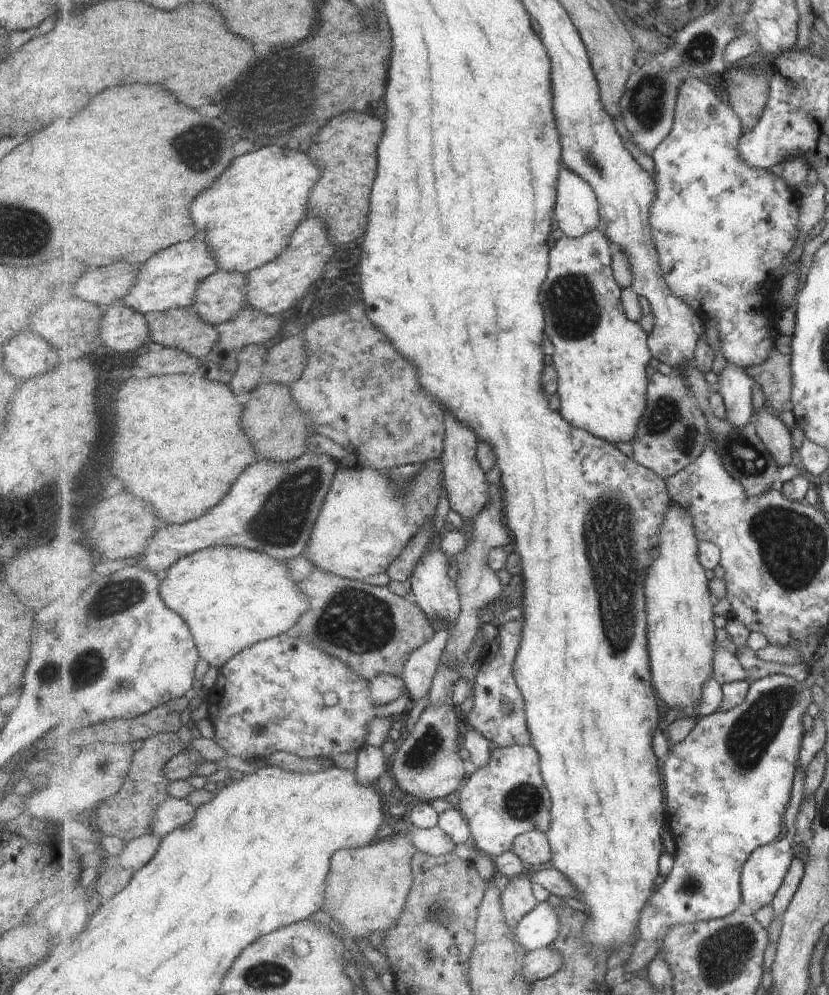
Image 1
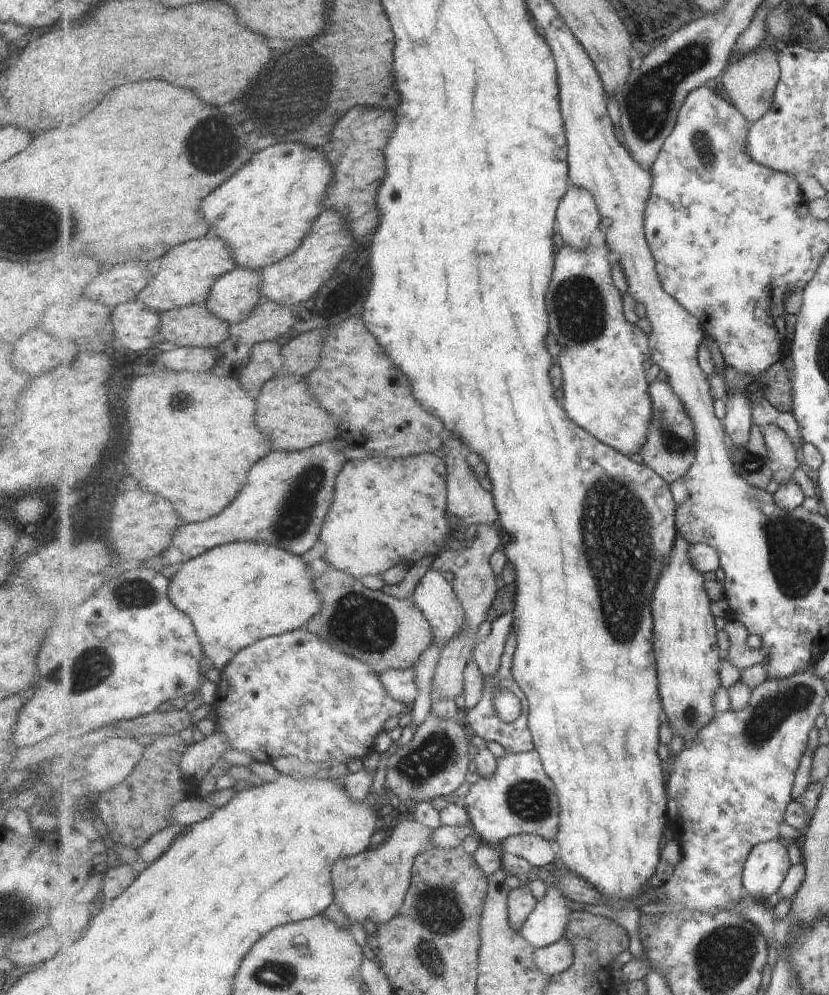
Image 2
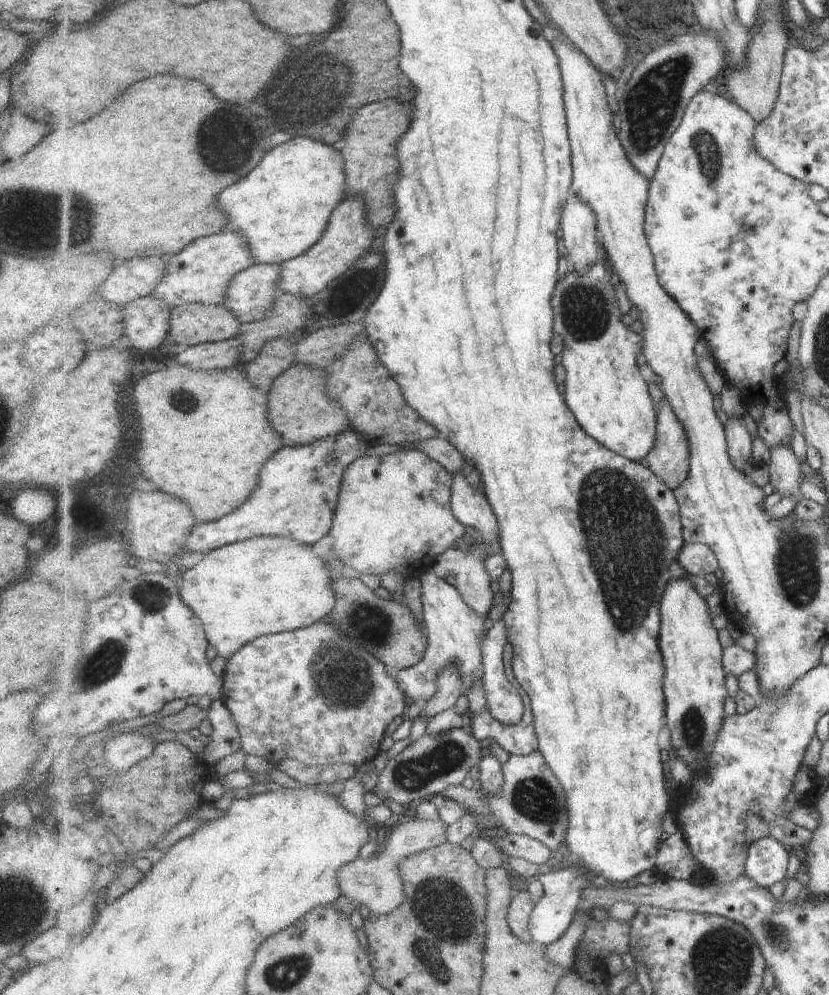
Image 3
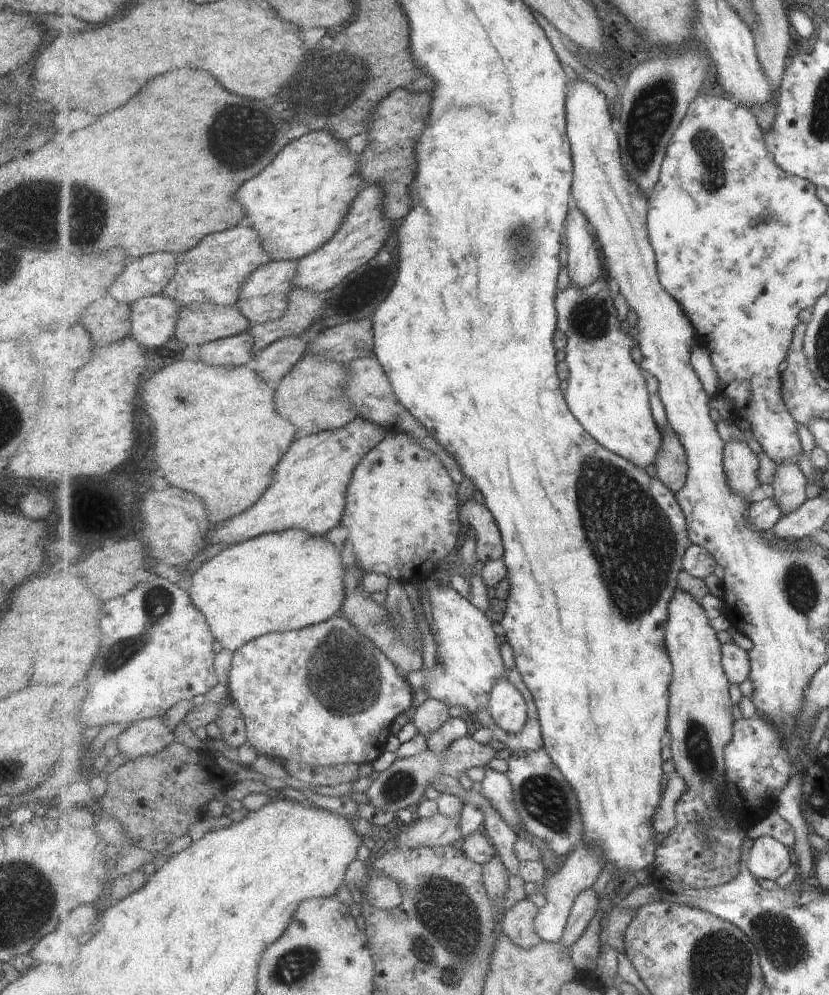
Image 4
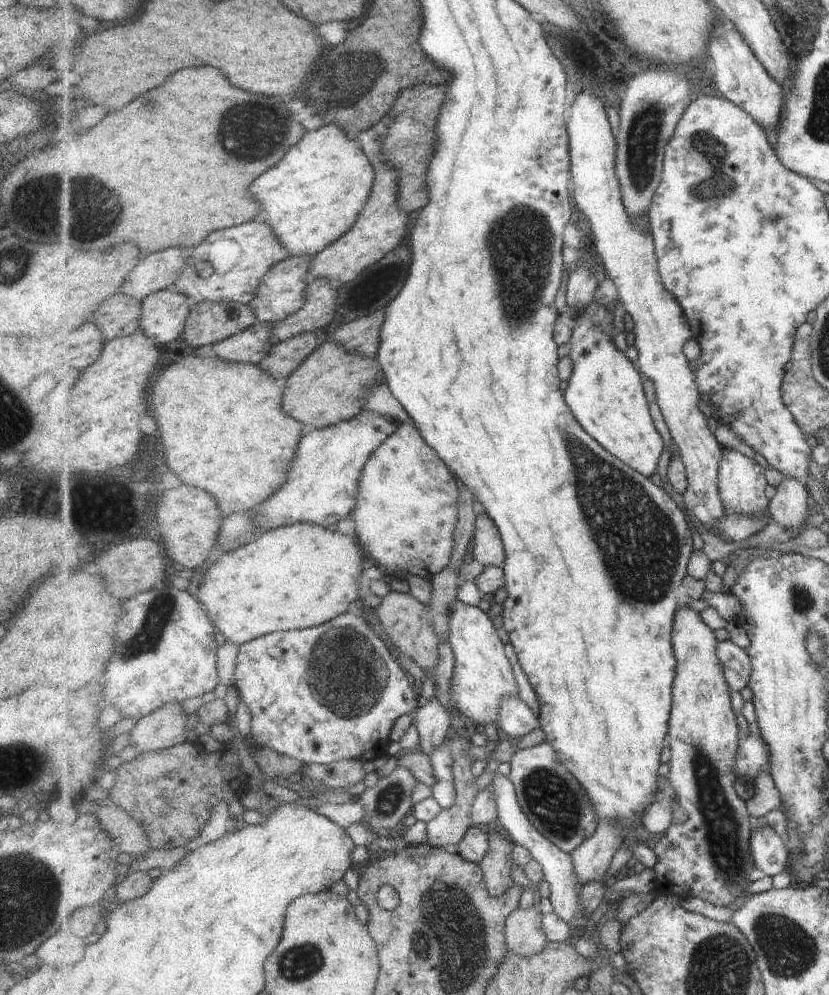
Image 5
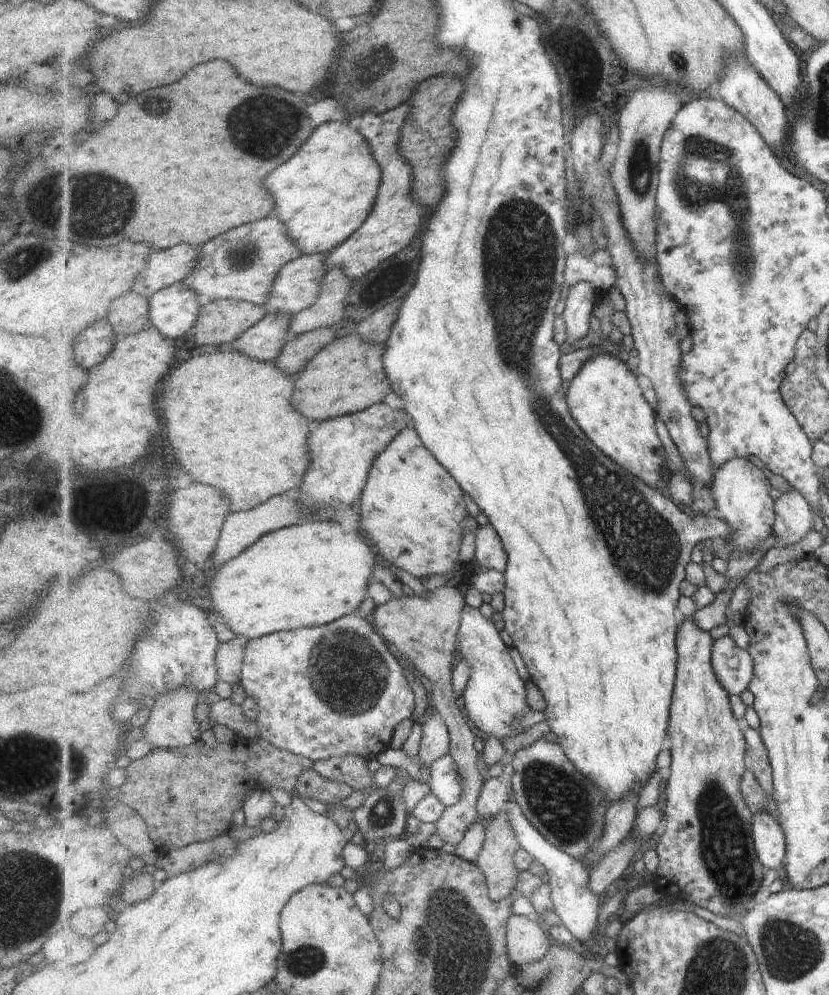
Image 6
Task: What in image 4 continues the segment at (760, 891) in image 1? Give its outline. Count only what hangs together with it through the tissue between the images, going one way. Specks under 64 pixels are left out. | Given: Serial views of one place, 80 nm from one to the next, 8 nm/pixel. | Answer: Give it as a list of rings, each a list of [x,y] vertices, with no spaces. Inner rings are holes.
[[[768,835],[757,837],[749,843],[747,866],[757,878],[777,880],[793,863],[793,852]]]

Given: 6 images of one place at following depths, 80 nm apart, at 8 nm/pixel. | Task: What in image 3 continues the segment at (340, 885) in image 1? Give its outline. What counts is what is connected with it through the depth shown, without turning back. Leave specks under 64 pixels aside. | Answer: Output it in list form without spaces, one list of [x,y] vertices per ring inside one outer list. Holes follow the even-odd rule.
[[[442,819],[413,821],[397,825],[389,832],[387,848],[376,859],[357,858],[339,870],[339,884],[343,894],[355,902],[355,908],[366,906],[371,914],[388,915],[397,910],[406,901],[406,888],[402,879],[402,864],[415,853],[426,851],[448,842],[448,830],[451,825]]]

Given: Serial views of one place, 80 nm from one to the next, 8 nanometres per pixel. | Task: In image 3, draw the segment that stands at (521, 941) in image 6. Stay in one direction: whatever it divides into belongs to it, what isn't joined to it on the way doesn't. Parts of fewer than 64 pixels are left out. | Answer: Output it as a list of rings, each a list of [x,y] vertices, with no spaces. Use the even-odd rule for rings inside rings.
[[[523,890],[512,897],[508,924],[511,932],[527,944],[535,943],[530,933],[530,918],[534,914],[536,900],[528,891]]]

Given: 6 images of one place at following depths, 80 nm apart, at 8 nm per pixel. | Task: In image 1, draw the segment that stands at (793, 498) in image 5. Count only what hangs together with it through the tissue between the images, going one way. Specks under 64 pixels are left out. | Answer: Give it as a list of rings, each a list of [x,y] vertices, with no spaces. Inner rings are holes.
[[[762,406],[757,412],[755,424],[758,435],[770,450],[770,455],[774,457],[779,468],[789,466],[789,464],[799,465],[798,456],[794,452],[791,433],[779,418],[775,418],[765,408]]]

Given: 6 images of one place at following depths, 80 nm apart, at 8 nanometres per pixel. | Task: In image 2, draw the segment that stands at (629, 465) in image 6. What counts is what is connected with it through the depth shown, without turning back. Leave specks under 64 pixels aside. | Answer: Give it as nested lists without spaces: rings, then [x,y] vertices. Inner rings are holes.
[[[563,242],[563,246],[557,250],[555,257],[555,280],[551,280],[551,292],[547,294],[547,308],[551,308],[551,334],[557,336],[561,344],[561,354],[558,356],[559,365],[564,374],[564,383],[562,386],[563,399],[561,403],[563,408],[570,414],[571,420],[574,420],[579,426],[587,429],[595,438],[603,441],[603,444],[615,448],[623,454],[631,456],[635,452],[639,453],[645,446],[650,436],[652,419],[654,418],[654,402],[650,393],[650,385],[645,376],[645,362],[650,362],[651,347],[650,336],[641,330],[638,326],[625,320],[623,314],[622,292],[617,288],[612,275],[612,260],[610,248],[607,244],[597,247],[590,244],[587,250],[576,251],[572,246]]]

